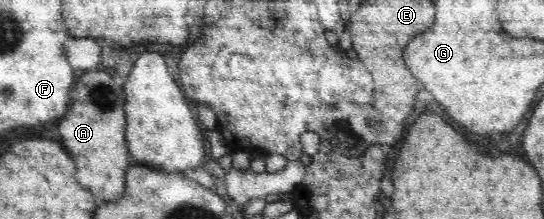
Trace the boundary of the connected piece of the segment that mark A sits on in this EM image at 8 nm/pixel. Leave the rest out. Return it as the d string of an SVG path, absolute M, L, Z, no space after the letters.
M97 67L80 73L70 108L59 123L61 143L77 165L79 183L105 201L121 199L125 191L125 173L132 163L125 141L125 92L115 83L116 78Z

